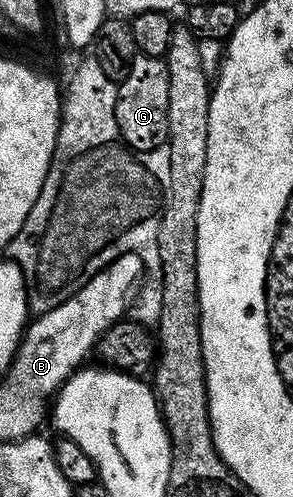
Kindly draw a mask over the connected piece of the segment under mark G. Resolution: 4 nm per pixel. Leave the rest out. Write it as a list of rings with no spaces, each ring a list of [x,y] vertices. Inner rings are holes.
[[[136,54],[129,73],[118,84],[115,116],[119,137],[133,150],[155,150],[166,144],[169,129],[169,73],[163,59]]]

